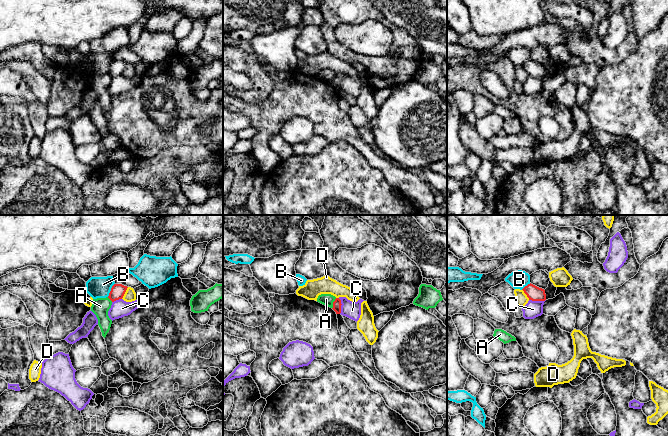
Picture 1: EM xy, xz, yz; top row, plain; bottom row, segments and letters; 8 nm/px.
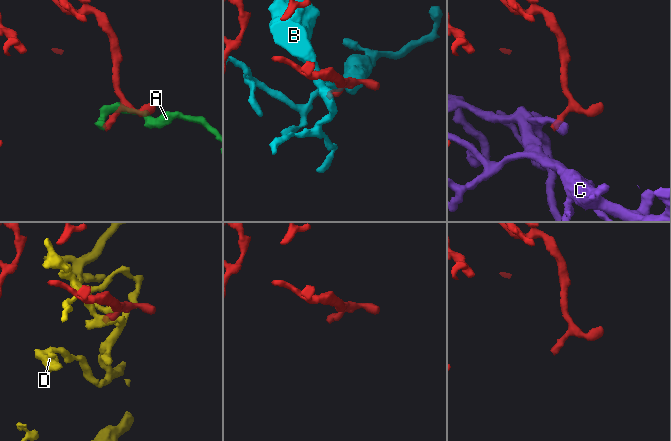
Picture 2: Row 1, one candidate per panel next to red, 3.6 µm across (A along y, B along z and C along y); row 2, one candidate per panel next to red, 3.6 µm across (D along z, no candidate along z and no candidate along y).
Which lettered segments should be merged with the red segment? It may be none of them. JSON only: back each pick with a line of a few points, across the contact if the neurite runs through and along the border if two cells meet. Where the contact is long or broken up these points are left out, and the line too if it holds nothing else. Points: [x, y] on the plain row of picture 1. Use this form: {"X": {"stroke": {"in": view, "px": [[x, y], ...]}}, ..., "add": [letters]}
{"add": []}

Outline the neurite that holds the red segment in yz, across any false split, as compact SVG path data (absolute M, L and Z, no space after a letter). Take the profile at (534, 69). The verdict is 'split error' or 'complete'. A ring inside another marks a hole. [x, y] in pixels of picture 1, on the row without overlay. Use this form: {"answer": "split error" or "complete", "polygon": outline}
{"answer": "complete", "polygon": "M531 59L525 62L522 66L527 71L529 76L532 76L532 77L545 77L546 76L545 66Z"}

